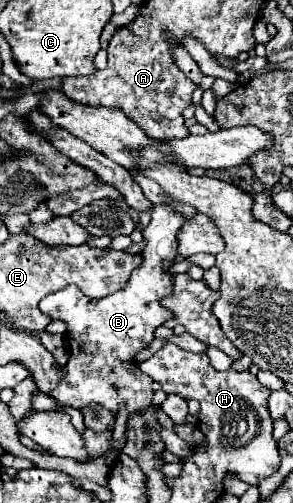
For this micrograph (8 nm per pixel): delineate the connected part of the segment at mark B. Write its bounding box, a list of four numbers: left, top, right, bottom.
[41,203,185,413]

